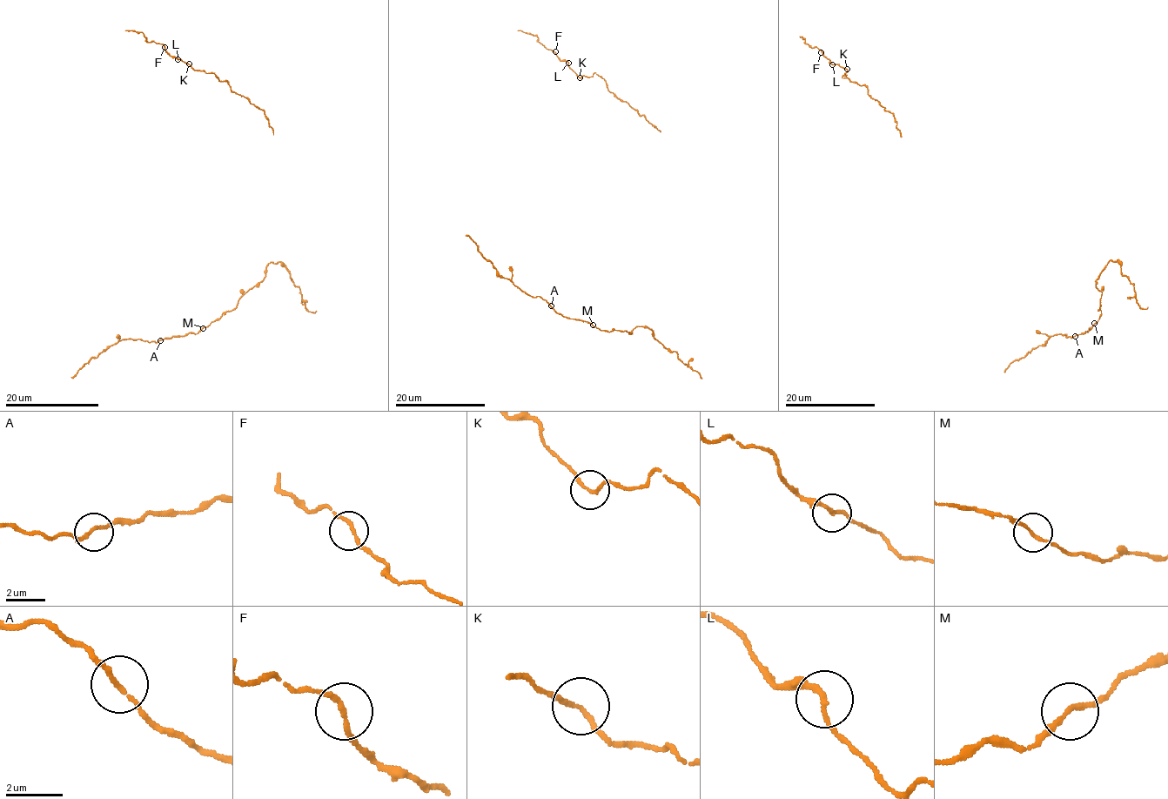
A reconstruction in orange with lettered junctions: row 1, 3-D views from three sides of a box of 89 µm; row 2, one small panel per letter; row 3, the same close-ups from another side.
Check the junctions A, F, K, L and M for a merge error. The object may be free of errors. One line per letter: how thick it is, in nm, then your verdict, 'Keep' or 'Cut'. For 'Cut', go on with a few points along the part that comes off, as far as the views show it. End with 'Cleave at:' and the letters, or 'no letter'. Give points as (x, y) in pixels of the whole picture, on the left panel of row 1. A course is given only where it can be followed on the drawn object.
A: Thickness 160 nm. Keep
F: Thickness 160 nm. Keep
K: Thickness 160 nm. Keep
L: Thickness 170 nm. Keep
M: Thickness 160 nm. Keep
Cleave at: no letter

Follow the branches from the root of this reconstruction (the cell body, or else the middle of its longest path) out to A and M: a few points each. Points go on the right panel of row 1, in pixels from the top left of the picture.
A: (1101, 271), (1096, 283), (1102, 293), (1100, 318), (1091, 329), (1075, 336)
M: (1101, 271), (1096, 283), (1102, 293), (1099, 307), (1101, 313), (1094, 323)

